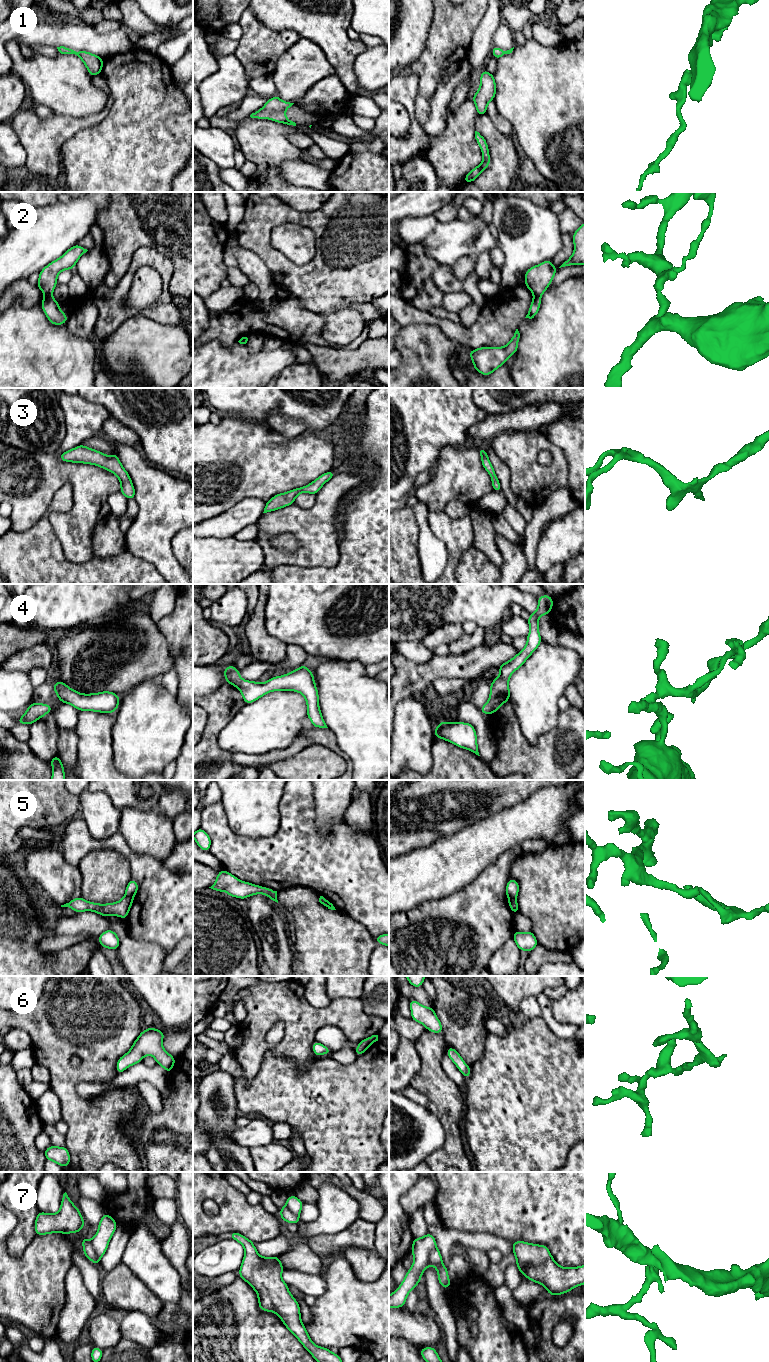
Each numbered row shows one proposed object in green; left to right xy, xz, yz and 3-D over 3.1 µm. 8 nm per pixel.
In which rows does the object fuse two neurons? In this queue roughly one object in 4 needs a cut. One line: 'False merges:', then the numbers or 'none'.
False merges: 2, 5, 7

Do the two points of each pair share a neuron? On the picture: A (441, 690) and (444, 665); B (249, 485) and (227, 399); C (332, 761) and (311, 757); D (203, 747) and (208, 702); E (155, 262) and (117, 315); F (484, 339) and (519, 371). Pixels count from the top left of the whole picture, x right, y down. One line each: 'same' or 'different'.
A: different
B: different
C: same
D: same
E: same
F: different

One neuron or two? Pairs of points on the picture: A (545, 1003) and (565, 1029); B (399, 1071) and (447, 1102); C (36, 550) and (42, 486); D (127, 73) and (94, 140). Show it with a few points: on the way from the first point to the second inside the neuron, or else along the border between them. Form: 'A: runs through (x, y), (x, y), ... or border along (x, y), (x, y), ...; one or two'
A: runs through (546, 1011), (547, 1017), (557, 1027); one
B: border along (419, 1056), (420, 1070), (408, 1084); two
C: border along (18, 531), (27, 531), (45, 518), (56, 536); two
D: runs through (127, 90), (127, 107), (111, 123); one

